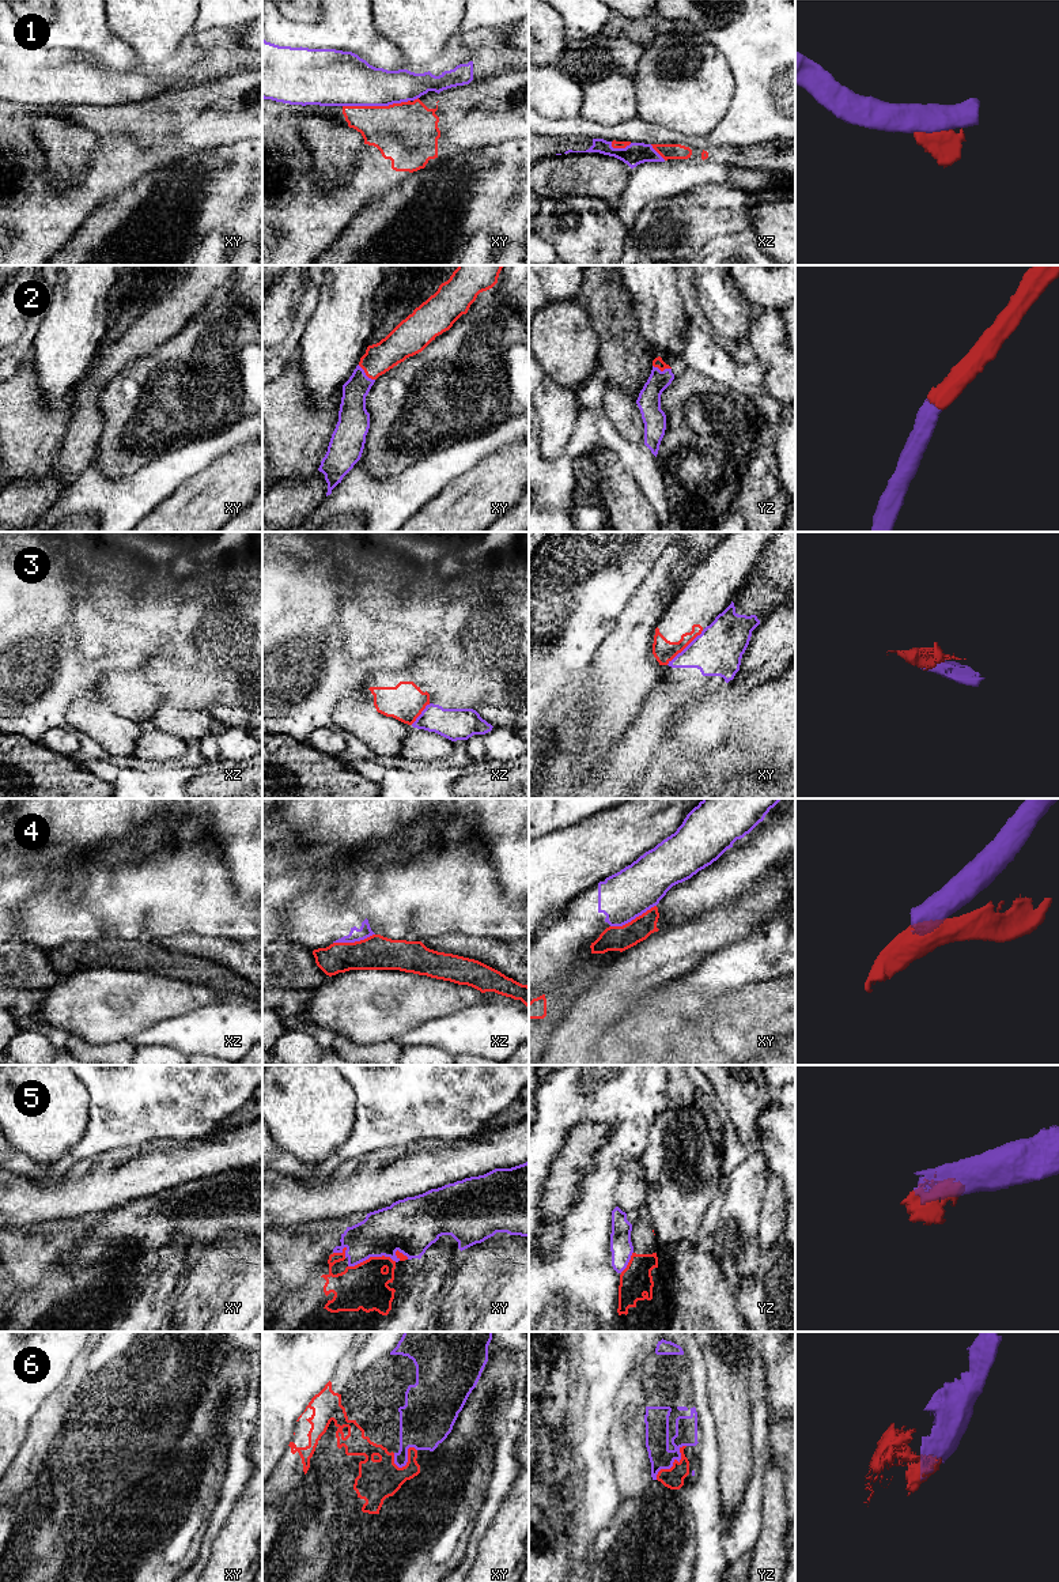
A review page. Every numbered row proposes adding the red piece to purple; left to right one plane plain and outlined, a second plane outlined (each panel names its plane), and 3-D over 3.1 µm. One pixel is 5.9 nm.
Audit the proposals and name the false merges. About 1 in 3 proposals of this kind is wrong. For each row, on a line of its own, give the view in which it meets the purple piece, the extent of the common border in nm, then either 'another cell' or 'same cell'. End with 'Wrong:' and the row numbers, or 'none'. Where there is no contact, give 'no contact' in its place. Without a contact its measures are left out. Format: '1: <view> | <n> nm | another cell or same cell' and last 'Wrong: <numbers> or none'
1: xy | 400 nm | another cell
2: xy | 140 nm | same cell
3: xy | 300 nm | another cell
4: xy | 300 nm | another cell
5: xy | 280 nm | another cell
6: yz | 280 nm | same cell
Wrong: 1, 3, 4, 5

